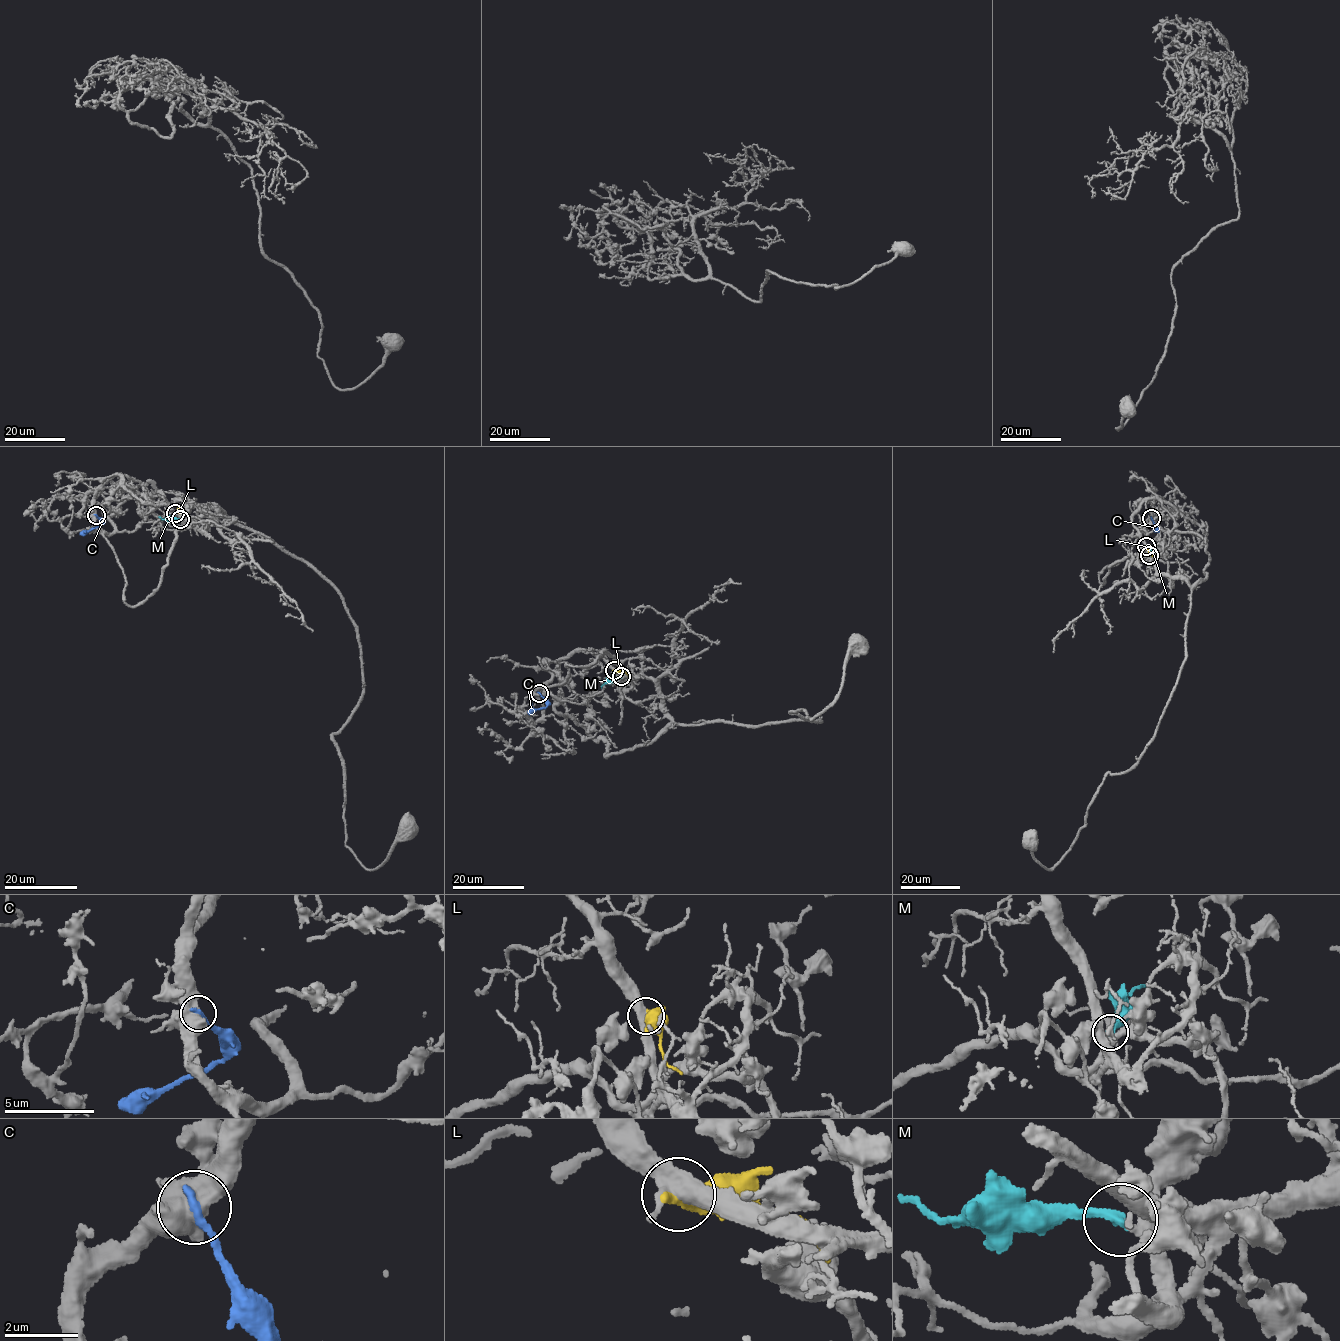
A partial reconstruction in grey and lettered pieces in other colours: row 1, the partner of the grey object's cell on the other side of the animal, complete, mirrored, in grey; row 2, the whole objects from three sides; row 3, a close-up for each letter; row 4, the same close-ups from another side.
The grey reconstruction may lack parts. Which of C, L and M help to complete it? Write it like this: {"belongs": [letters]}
{"belongs": ["M"]}

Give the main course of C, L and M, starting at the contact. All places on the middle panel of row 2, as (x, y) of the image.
C: (539, 693), (547, 705), (528, 714)
L: (614, 670), (620, 670), (629, 677)
M: (620, 677), (607, 680), (601, 688)

